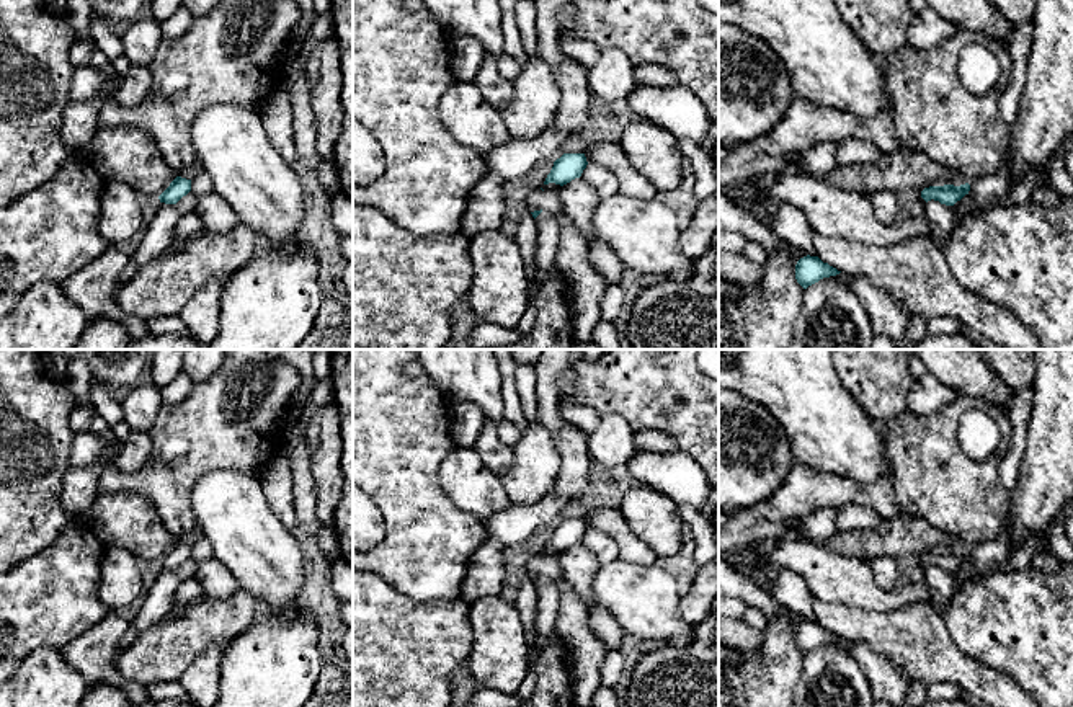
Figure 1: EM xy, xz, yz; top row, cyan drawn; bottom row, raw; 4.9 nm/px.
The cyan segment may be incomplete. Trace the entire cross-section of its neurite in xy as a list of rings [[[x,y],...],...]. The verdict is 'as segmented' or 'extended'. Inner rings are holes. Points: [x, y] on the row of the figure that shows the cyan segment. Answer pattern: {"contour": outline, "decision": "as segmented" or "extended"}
{"contour": [[[176,176],[170,186],[158,196],[160,202],[176,204],[183,196],[191,191],[191,180]]], "decision": "as segmented"}

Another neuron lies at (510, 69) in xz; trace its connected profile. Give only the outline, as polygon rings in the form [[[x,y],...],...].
[[[506,52],[498,57],[498,70],[503,78],[513,82],[521,73],[521,65]]]

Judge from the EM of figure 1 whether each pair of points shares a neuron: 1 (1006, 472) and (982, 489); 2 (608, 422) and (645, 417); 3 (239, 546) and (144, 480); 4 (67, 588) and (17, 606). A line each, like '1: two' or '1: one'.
1: two
2: two
3: two
4: one

